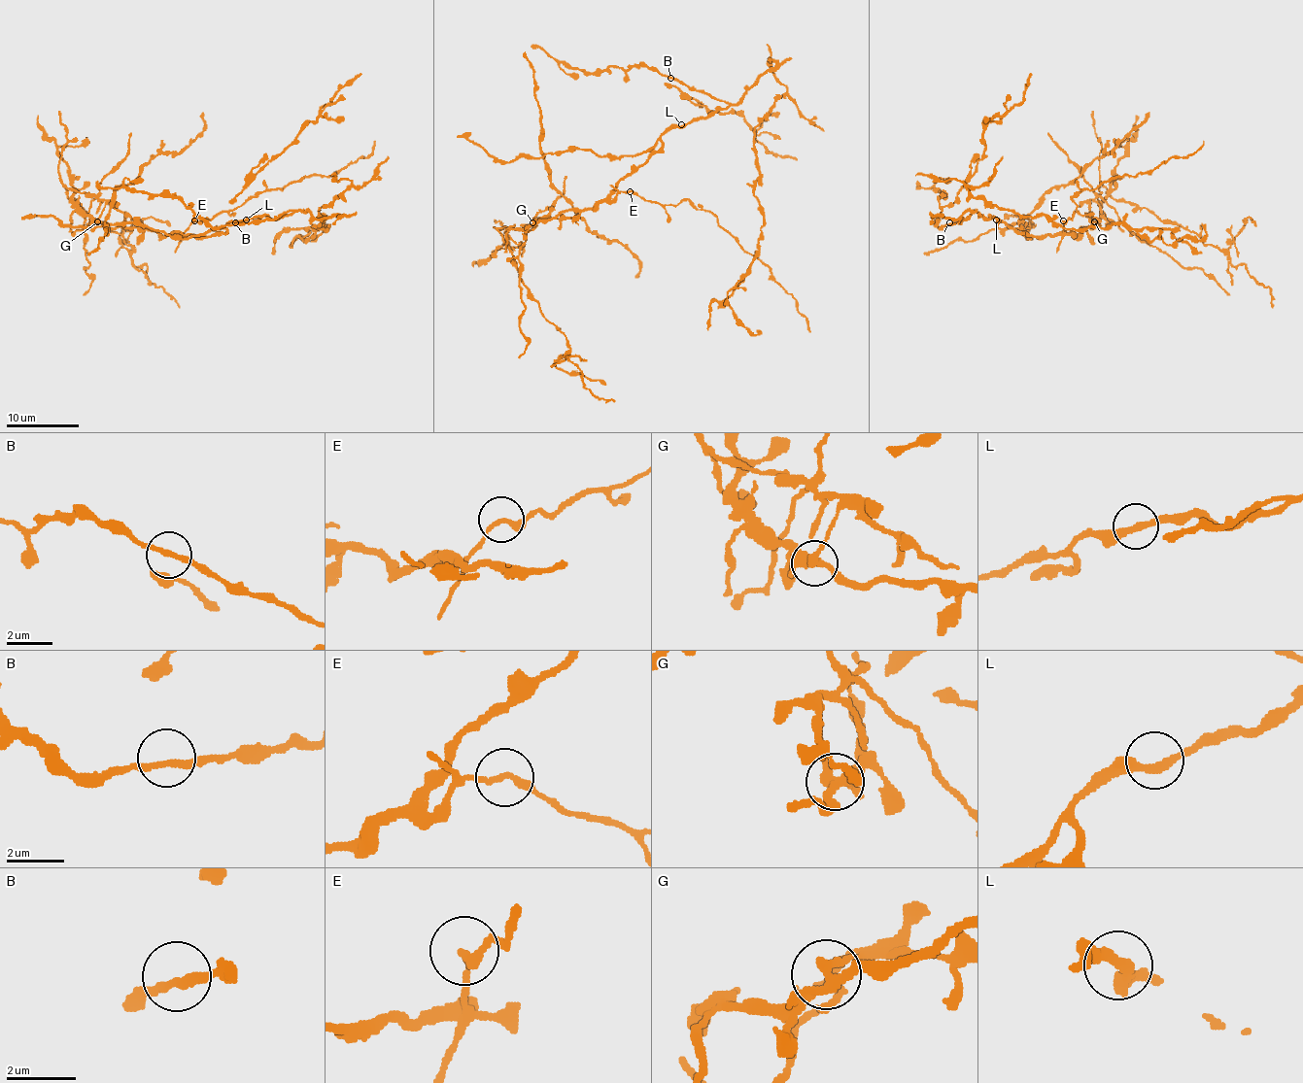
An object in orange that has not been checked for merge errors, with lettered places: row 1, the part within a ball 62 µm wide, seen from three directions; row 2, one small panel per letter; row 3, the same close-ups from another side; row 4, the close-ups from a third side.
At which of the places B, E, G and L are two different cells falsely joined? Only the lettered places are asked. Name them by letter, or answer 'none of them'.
E, G

